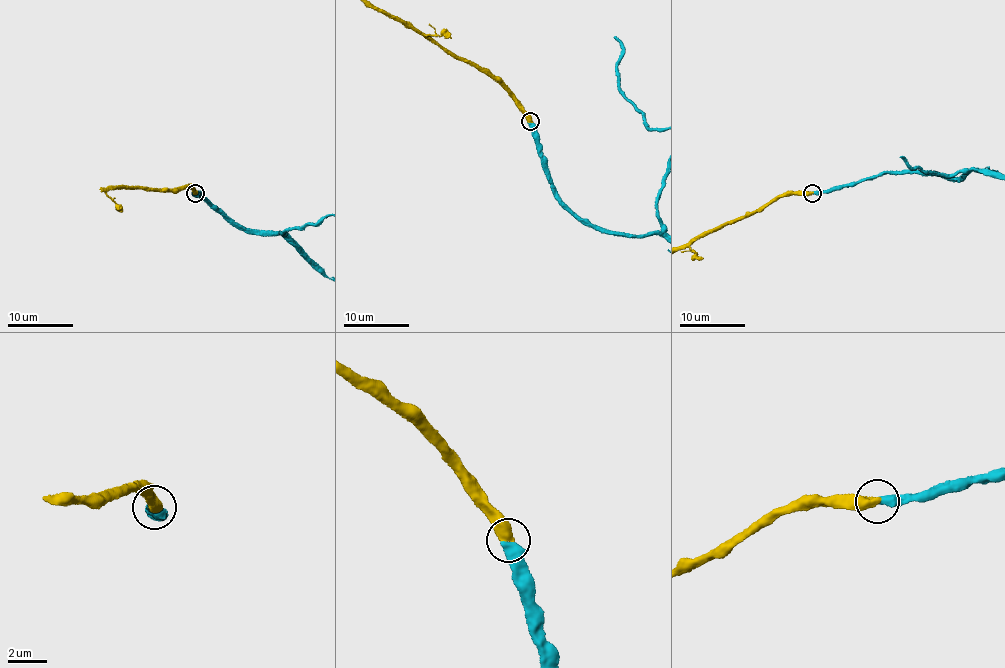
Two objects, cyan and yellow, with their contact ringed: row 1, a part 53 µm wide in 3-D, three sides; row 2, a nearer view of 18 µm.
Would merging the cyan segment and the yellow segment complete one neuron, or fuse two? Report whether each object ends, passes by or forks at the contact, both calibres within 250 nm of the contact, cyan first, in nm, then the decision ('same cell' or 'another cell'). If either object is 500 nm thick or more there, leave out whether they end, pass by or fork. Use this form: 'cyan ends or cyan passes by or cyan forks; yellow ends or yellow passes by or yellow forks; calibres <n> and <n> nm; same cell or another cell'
calibres 550 and 550 nm; same cell

